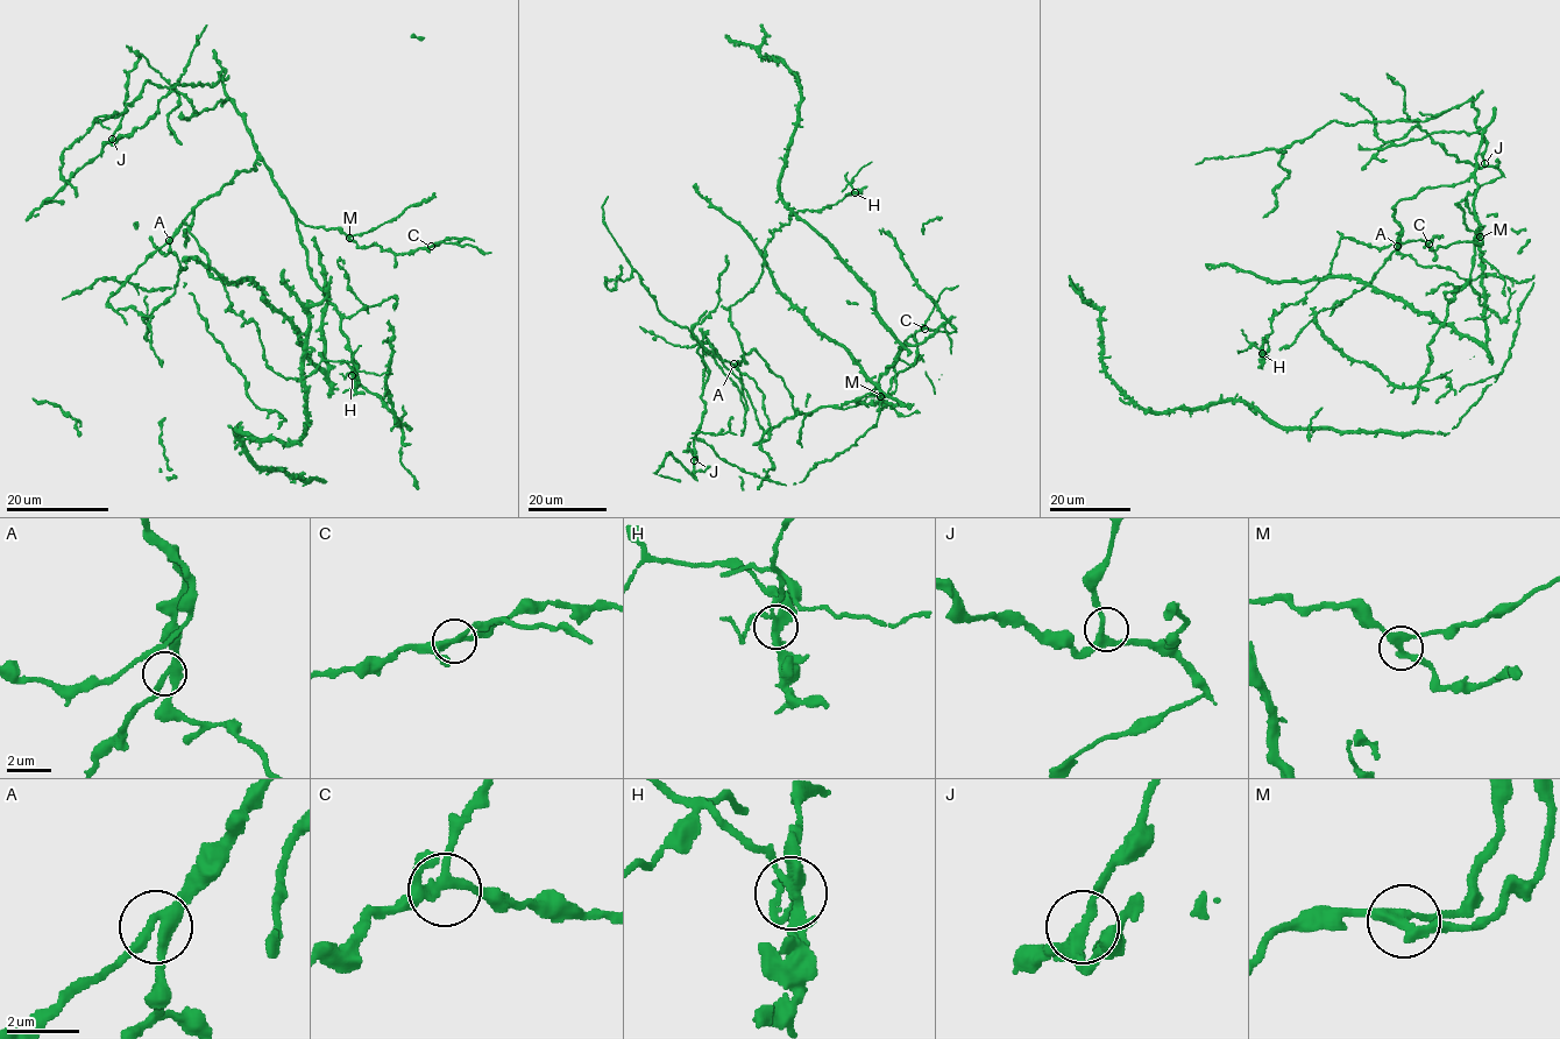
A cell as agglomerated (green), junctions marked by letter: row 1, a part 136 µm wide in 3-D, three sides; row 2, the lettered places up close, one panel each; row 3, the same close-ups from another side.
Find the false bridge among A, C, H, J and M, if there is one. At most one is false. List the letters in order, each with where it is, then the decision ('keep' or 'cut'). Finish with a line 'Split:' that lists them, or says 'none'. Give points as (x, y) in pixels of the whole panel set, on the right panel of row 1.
A: at (1397, 246); keep
C: at (1429, 244); keep
H: at (1262, 353); cut
J: at (1484, 163); keep
M: at (1480, 237); keep
Split: H

